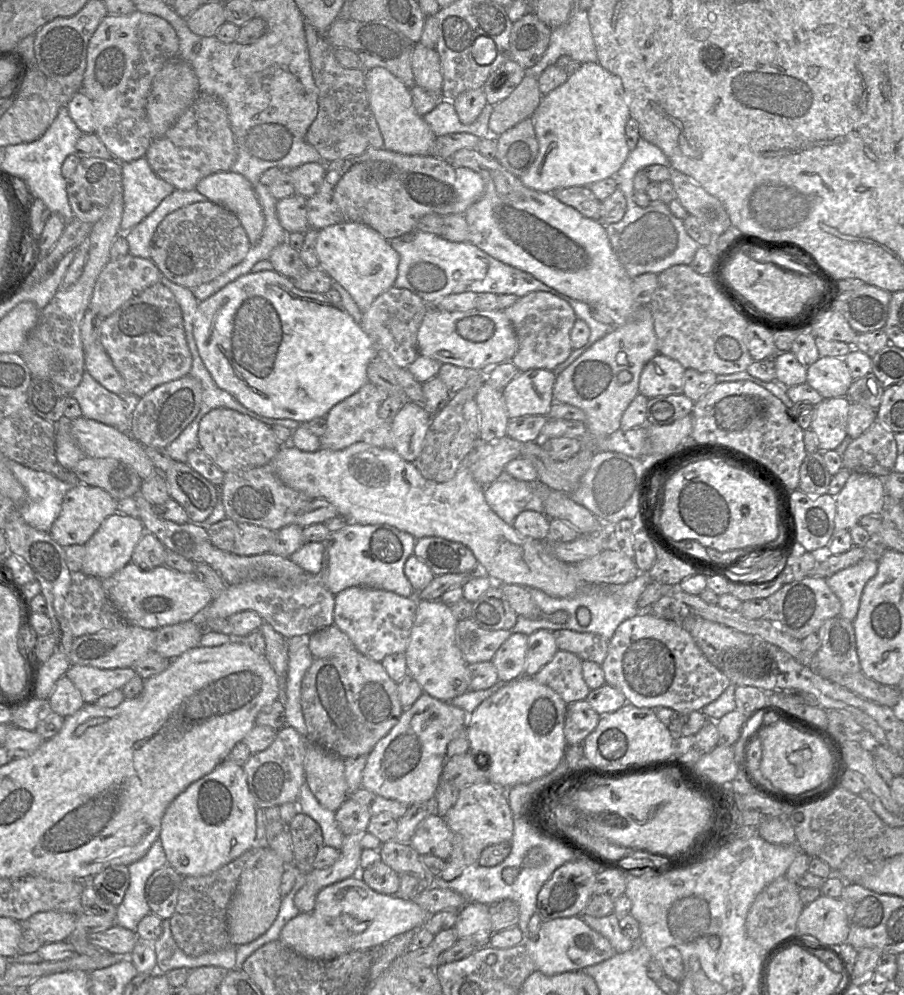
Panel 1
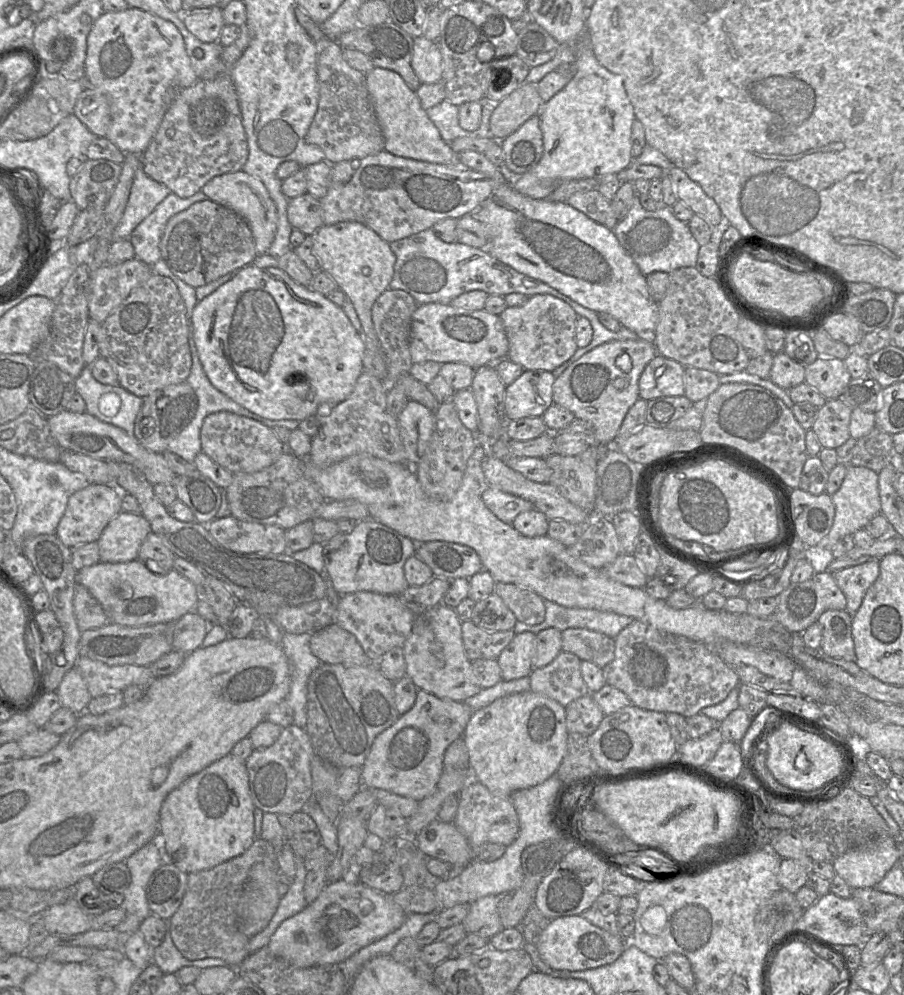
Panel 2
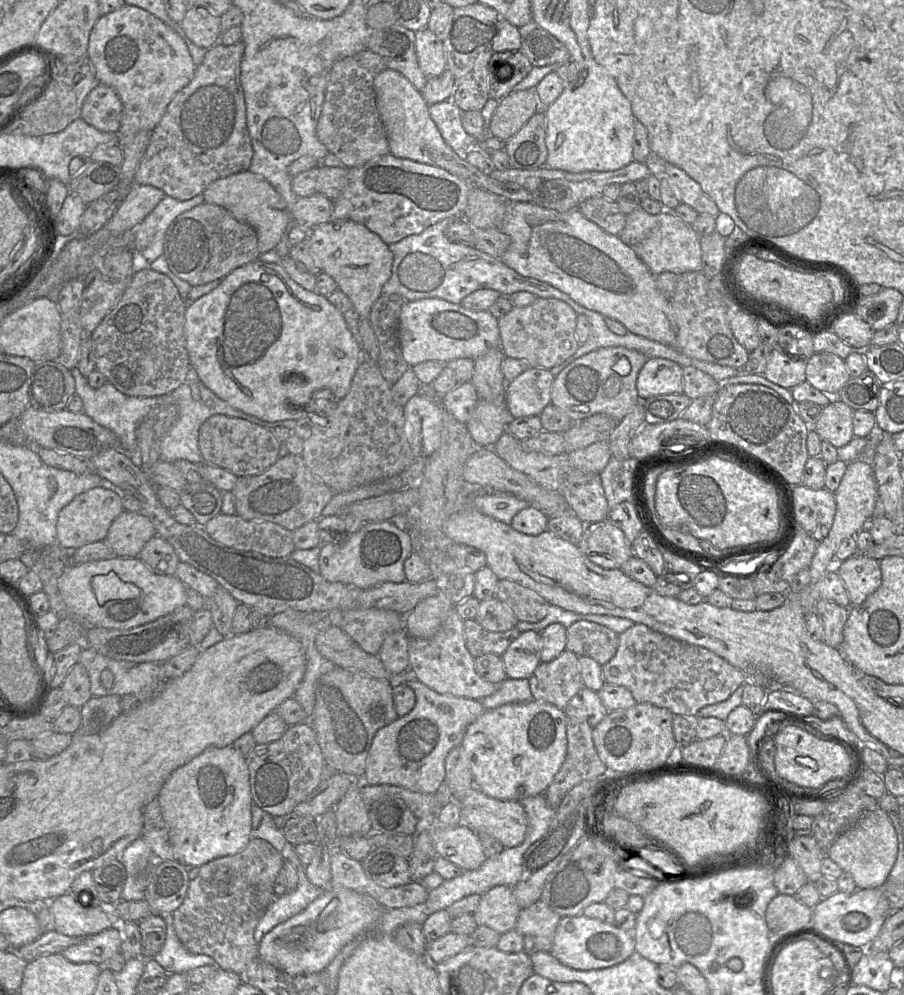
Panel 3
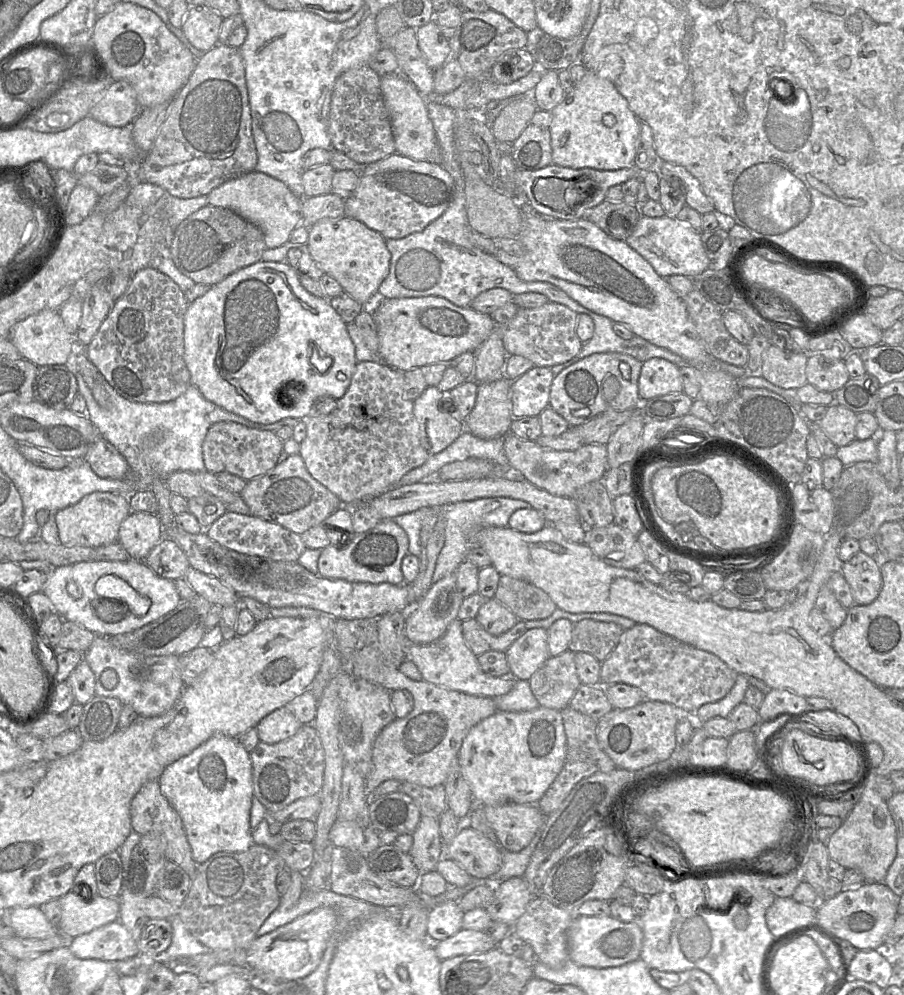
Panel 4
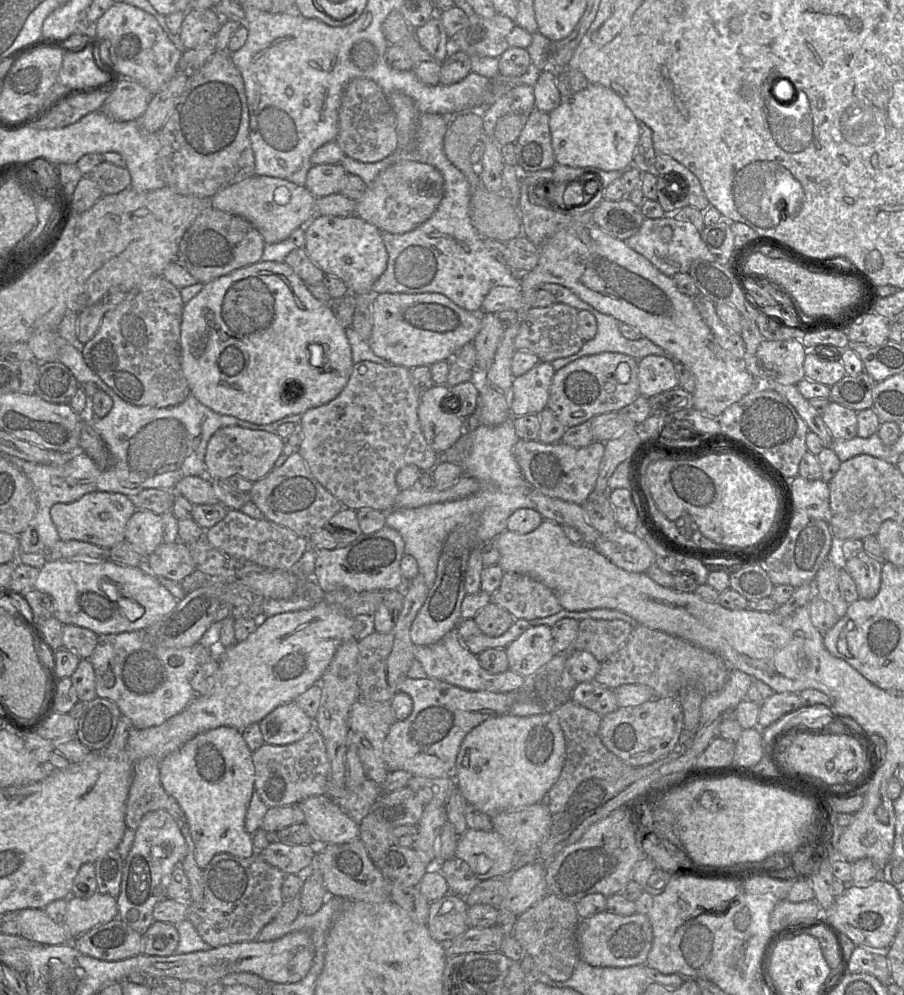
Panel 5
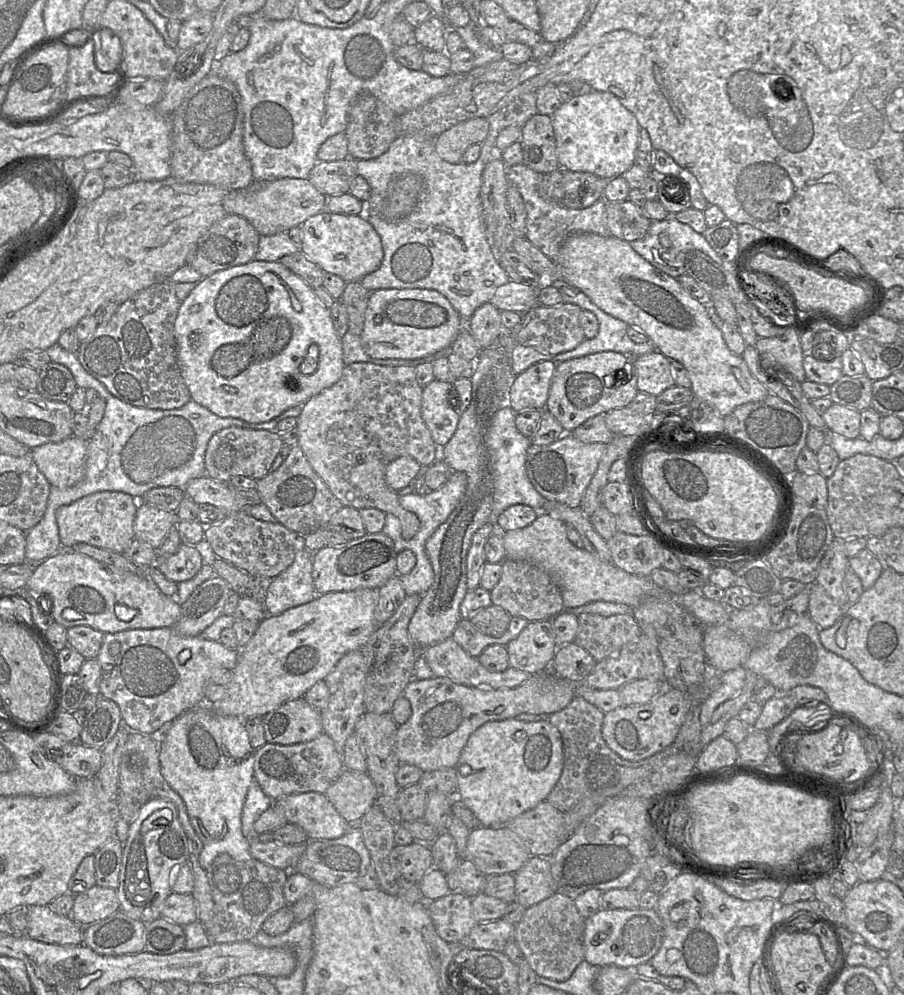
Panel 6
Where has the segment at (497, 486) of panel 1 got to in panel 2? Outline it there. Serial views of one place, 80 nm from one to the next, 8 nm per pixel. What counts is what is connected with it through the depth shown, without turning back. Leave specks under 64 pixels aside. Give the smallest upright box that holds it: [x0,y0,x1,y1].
[481,486,534,525]

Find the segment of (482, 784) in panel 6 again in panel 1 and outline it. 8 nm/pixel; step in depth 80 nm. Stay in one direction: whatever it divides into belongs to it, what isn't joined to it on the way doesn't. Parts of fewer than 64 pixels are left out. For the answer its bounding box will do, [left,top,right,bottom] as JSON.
[466,677,568,790]

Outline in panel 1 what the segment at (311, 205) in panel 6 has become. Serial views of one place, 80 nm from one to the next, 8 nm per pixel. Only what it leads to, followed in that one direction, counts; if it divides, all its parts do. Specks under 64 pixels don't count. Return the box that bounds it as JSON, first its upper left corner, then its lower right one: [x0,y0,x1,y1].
[195,172,265,245]

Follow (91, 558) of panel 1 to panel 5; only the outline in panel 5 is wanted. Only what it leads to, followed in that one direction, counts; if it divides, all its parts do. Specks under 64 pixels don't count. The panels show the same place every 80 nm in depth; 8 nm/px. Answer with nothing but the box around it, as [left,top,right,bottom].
[125,509,163,555]

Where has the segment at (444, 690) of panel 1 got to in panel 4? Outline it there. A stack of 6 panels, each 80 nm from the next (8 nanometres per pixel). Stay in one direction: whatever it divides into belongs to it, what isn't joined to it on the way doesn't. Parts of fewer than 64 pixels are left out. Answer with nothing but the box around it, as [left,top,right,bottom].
[408,620,517,698]

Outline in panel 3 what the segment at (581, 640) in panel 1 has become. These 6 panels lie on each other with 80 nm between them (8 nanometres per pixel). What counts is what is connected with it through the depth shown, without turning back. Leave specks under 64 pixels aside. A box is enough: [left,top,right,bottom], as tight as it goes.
[566,621,618,666]

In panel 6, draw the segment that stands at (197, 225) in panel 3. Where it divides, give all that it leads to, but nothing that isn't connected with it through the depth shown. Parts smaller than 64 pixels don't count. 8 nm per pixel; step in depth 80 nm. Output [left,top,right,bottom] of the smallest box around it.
[186,214,259,277]

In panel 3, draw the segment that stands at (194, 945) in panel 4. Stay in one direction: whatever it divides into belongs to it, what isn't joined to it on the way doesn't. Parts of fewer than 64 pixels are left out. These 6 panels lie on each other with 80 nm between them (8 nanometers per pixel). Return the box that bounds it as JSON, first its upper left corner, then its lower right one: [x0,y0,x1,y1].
[153,912,215,974]

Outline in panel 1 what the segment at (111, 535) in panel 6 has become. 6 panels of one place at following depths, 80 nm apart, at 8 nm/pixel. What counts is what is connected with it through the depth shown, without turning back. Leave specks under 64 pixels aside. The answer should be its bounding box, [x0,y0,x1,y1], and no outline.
[50,483,117,547]

